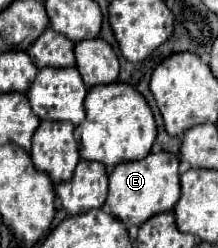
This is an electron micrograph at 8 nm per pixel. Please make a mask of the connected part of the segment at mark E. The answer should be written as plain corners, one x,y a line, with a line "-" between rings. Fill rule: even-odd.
158,151
148,153
140,161
122,161
110,173
110,191
106,205
114,217
126,225
142,225
150,217
172,211
180,199
180,181
178,181
178,155

